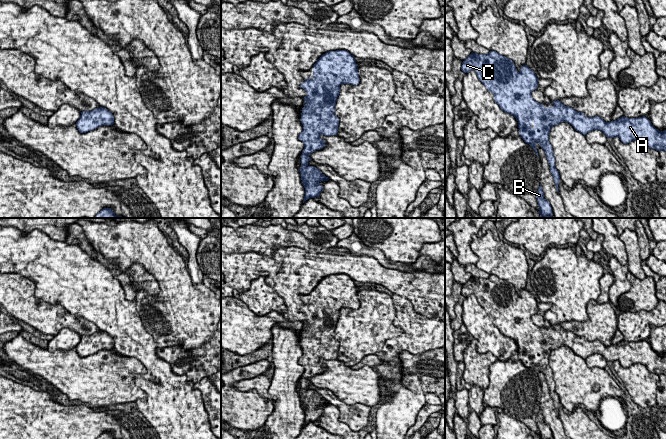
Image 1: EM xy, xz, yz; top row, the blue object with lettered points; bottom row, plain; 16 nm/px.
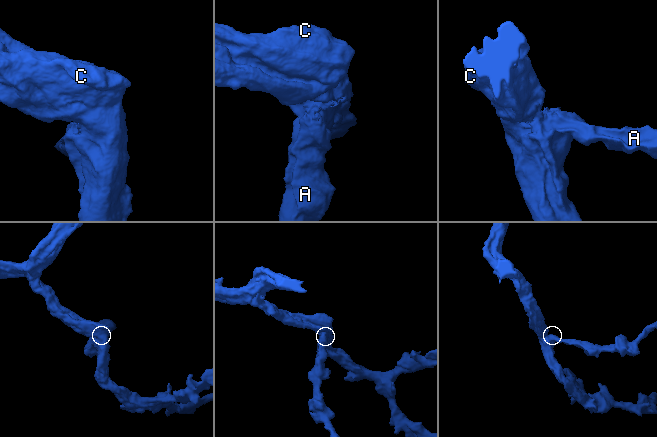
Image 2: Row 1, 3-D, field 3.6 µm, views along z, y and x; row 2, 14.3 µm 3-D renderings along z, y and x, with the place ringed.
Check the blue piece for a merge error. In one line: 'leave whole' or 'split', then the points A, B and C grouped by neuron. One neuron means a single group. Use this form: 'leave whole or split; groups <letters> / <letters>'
leave whole; groups A B C

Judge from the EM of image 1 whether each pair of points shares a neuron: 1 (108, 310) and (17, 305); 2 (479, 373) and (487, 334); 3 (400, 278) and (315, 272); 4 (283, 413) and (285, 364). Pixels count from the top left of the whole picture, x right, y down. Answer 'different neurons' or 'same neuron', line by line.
1: different neurons
2: different neurons
3: same neuron
4: same neuron

